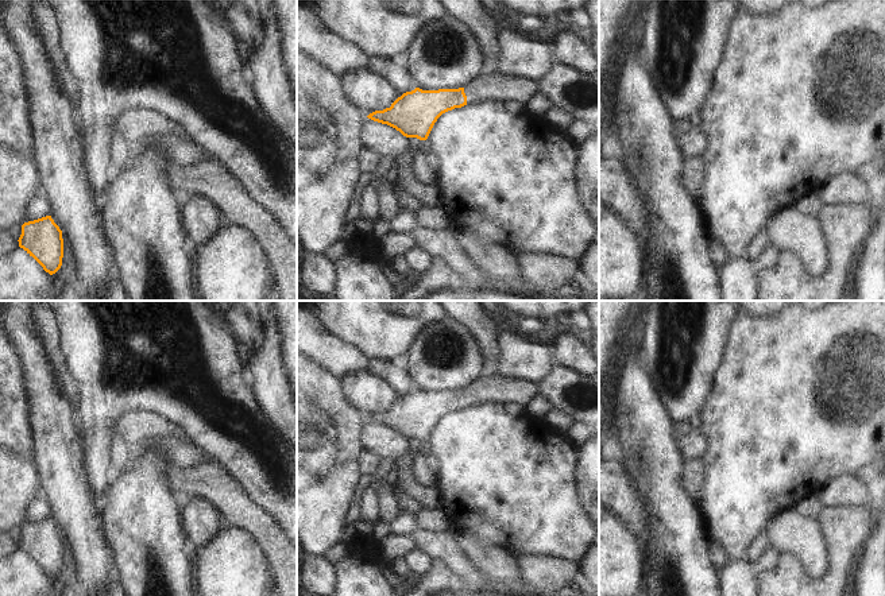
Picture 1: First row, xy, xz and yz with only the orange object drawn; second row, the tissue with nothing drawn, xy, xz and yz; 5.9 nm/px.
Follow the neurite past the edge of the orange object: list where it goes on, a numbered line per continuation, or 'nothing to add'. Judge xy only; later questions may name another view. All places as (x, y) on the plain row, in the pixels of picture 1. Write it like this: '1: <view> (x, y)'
nothing to add

